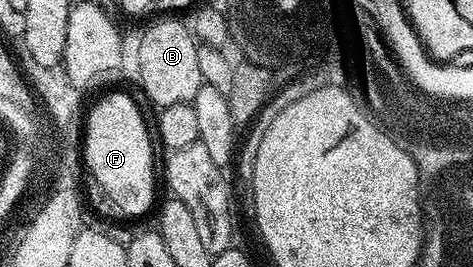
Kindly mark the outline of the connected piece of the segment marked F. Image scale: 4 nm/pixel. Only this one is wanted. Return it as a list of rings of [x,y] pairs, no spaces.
[[[114,91],[95,105],[84,119],[84,167],[98,187],[126,215],[142,215],[154,203],[154,147],[150,144],[152,131],[146,128],[146,119],[130,95]]]

